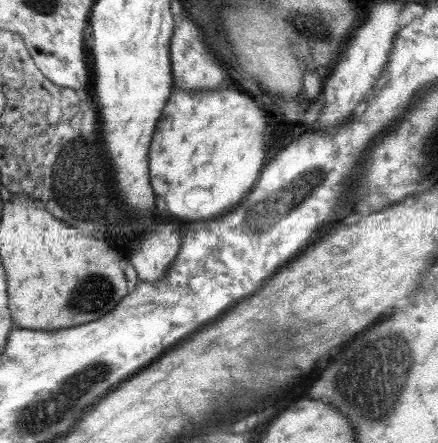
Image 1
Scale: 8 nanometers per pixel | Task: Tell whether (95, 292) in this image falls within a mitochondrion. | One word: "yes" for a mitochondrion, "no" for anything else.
yes

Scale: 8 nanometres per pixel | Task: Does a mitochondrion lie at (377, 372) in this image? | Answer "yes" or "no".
yes

